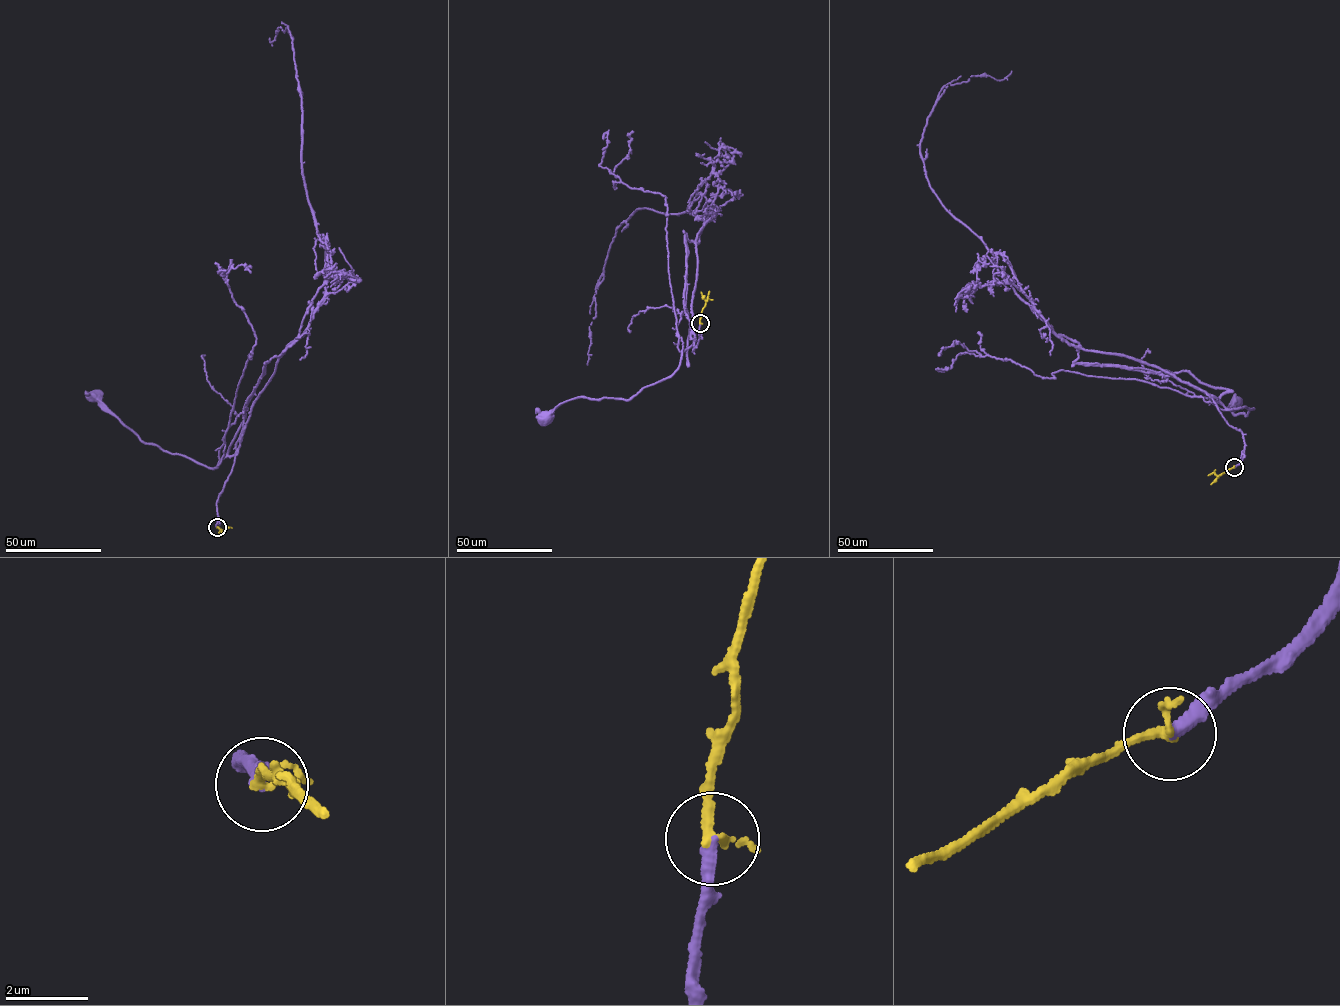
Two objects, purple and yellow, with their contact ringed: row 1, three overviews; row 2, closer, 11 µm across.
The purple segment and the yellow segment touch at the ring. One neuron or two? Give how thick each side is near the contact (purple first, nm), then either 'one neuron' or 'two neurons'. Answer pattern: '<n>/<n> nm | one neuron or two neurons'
320/190 nm | one neuron

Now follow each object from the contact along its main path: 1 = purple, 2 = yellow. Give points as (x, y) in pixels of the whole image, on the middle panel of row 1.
1: (700, 323), (695, 347), (692, 351), (693, 341), (669, 377), (629, 399), (568, 401), (544, 419)
2: (700, 323), (709, 291)

